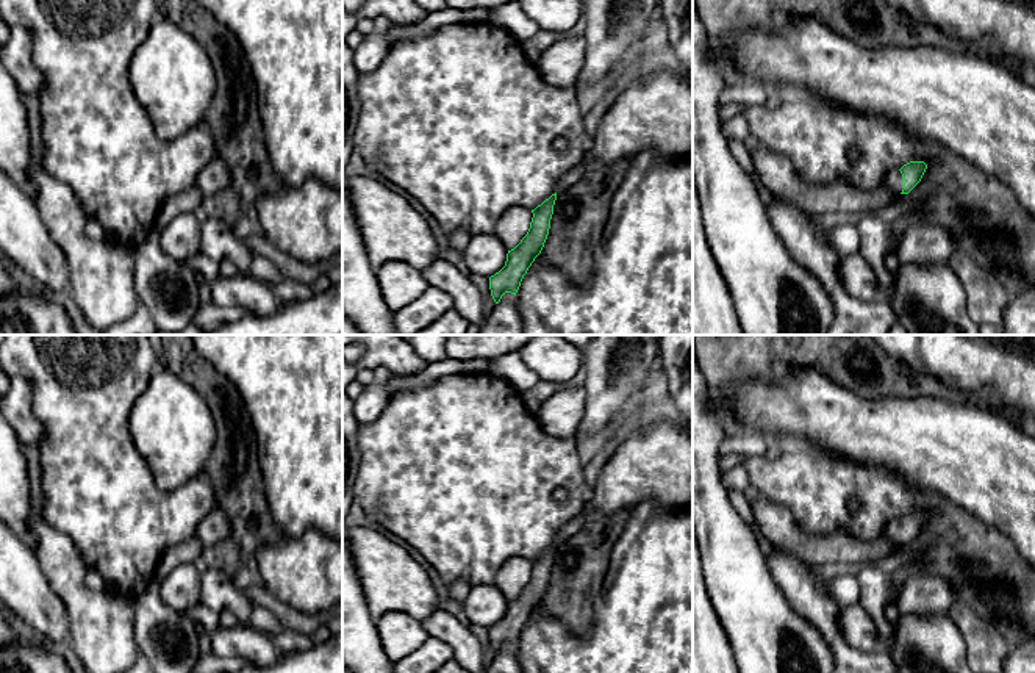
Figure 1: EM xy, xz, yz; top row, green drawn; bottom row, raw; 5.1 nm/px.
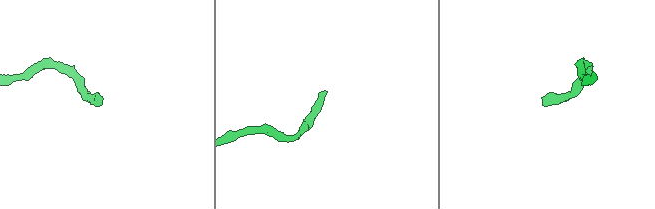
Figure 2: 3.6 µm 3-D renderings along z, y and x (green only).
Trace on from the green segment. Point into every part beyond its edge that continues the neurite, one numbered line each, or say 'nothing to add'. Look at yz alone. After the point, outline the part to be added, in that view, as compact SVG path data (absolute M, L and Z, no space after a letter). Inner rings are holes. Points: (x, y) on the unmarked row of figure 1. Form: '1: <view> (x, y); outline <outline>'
1: yz (893, 532); outline M891 521L885 531L883 531L883 537L882 538L886 538L890 542L894 542L894 543L902 543L904 540L904 534L902 534L902 524L901 521Z

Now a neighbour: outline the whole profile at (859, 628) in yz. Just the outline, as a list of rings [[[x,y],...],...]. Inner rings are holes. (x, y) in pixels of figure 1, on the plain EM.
[[[860,606],[841,607],[838,614],[844,640],[858,651],[883,648],[879,640],[877,621]]]

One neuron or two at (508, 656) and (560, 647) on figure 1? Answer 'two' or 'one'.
two

